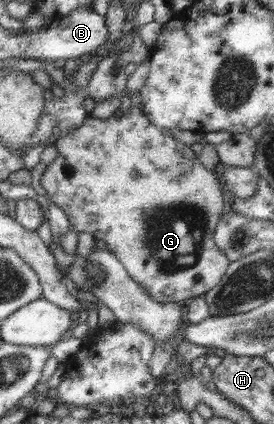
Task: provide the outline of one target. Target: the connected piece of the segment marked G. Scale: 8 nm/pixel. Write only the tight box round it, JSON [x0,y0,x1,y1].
[40,106,230,303]

